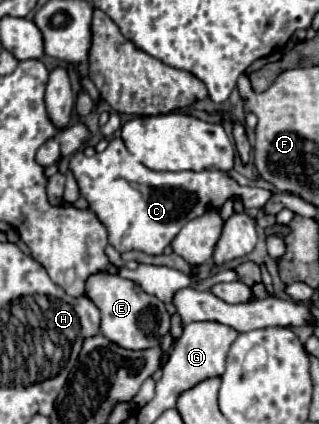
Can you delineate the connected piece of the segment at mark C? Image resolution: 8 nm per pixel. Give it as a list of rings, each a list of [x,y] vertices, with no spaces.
[[[119,137],[111,139],[109,147],[93,157],[77,151],[69,161],[69,169],[77,179],[81,197],[89,201],[89,209],[105,223],[109,243],[119,253],[135,249],[149,255],[161,255],[181,227],[199,217],[207,207],[221,207],[229,197],[239,197],[245,209],[259,209],[273,195],[269,189],[241,187],[219,169],[175,173],[147,169],[125,149]]]

